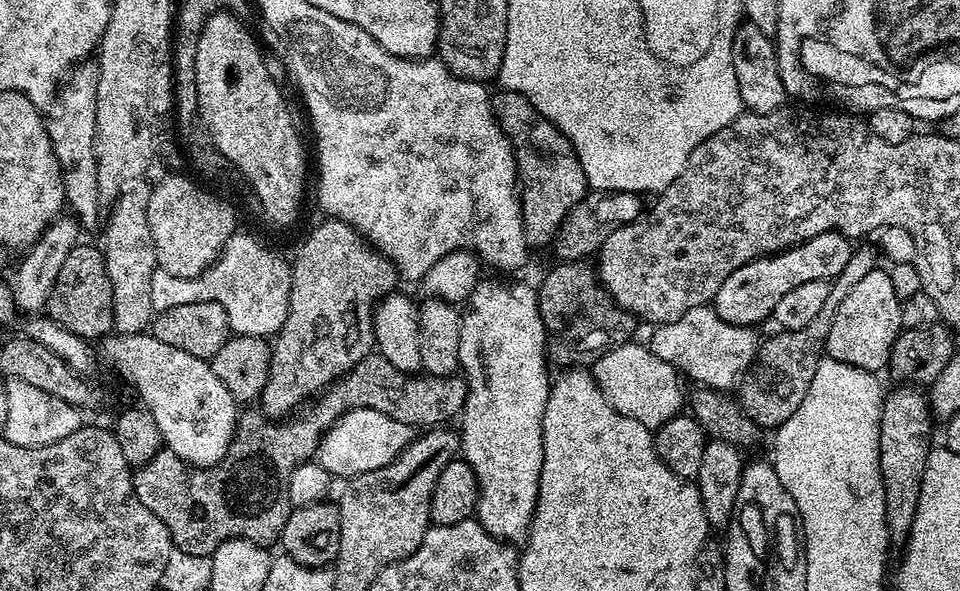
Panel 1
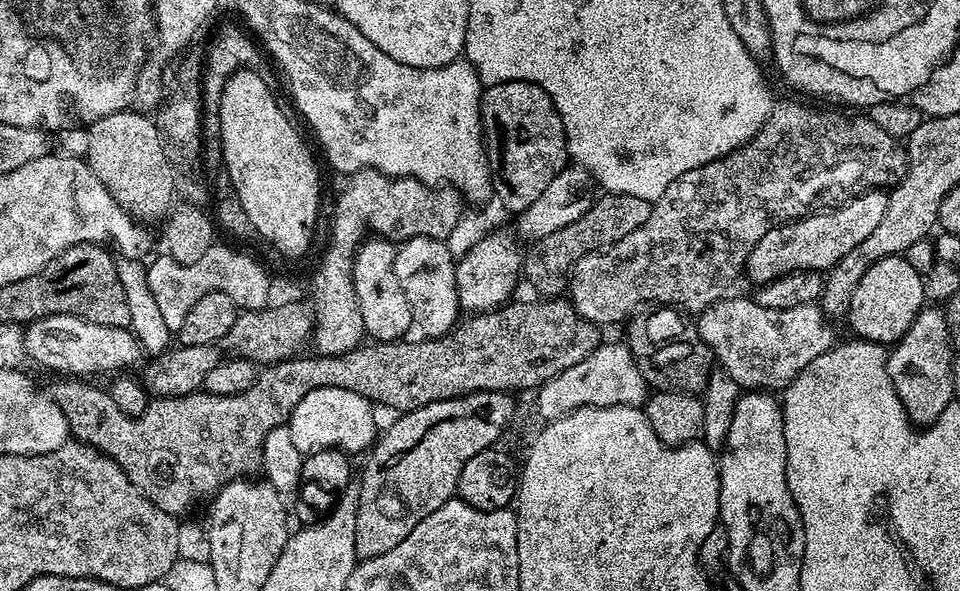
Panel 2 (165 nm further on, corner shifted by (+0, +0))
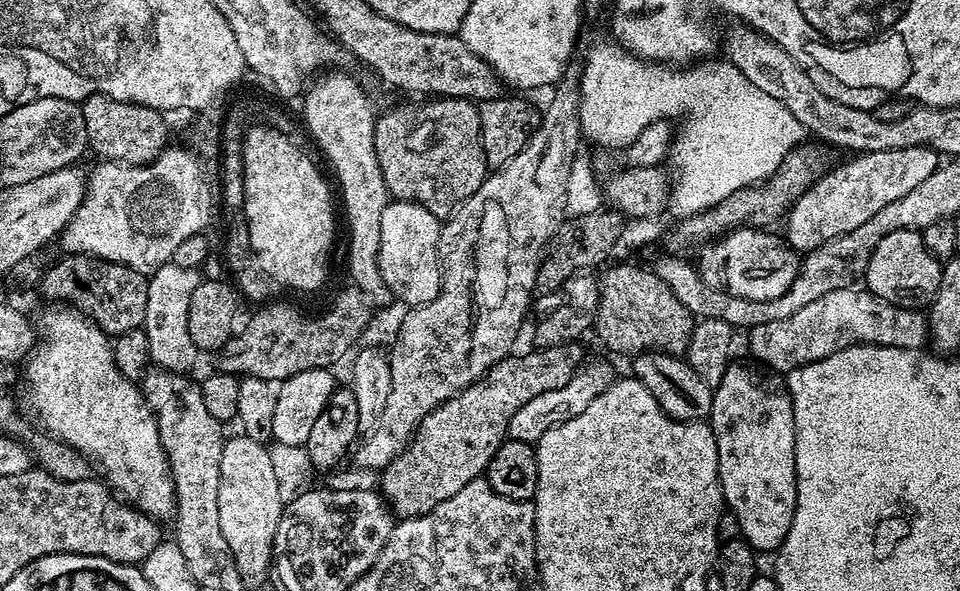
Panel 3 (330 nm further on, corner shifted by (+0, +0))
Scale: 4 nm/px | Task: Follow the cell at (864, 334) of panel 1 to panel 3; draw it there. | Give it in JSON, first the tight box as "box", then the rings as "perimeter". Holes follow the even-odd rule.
{"box":[862,226,941,309],"perimeter":[[[910,226],[906,230],[894,230],[894,234],[886,234],[886,238],[878,242],[874,254],[870,254],[870,262],[862,280],[867,291],[878,298],[903,308],[919,309],[938,294],[941,267],[941,261],[935,260],[930,250],[926,250],[923,235],[917,229],[915,232],[915,227]]]}

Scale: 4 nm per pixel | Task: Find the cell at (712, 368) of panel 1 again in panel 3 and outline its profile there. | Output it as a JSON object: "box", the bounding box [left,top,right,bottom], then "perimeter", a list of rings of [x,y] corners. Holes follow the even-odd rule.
{"box":[747,286,930,374],"perimeter":[[[860,286],[830,290],[830,294],[822,294],[822,298],[818,298],[818,302],[810,302],[809,305],[802,306],[802,310],[790,314],[790,318],[766,322],[766,326],[754,326],[747,336],[748,348],[752,351],[753,356],[751,359],[780,374],[790,373],[796,368],[801,368],[803,364],[818,362],[838,350],[846,350],[855,344],[923,349],[930,340],[928,318],[923,311],[891,304]]]}

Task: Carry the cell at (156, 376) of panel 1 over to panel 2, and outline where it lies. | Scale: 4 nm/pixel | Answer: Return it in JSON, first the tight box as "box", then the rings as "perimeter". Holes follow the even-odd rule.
{"box":[24,315,142,378],"perimeter":[[[48,315],[32,321],[24,330],[27,357],[62,376],[96,378],[99,372],[124,370],[142,356],[135,334],[128,328],[98,326],[76,315]],[[115,368],[120,368],[116,369]],[[88,375],[88,376],[87,376]]]}

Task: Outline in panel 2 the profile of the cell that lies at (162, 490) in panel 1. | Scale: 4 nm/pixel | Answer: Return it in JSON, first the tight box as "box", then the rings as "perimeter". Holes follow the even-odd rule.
{"box":[50,298,601,518],"perimeter":[[[536,298],[533,304],[520,304],[517,308],[512,308],[511,303],[501,304],[500,307],[491,309],[486,312],[469,317],[470,319],[464,326],[459,325],[443,338],[427,338],[422,342],[408,342],[401,338],[395,342],[368,342],[363,346],[350,350],[346,354],[338,354],[337,356],[322,356],[319,354],[311,354],[312,356],[301,355],[299,358],[291,360],[279,360],[276,364],[267,365],[257,375],[254,386],[250,386],[250,390],[242,390],[242,394],[234,394],[233,396],[219,396],[218,394],[210,394],[206,391],[191,392],[188,396],[165,396],[163,398],[152,398],[148,401],[148,409],[140,416],[127,416],[122,414],[122,410],[118,410],[118,402],[114,402],[111,391],[95,388],[95,383],[85,382],[80,378],[60,378],[53,388],[50,388],[50,395],[56,401],[56,405],[62,410],[62,414],[66,414],[66,422],[68,423],[69,433],[75,439],[78,439],[91,448],[96,448],[99,452],[106,452],[114,462],[118,462],[118,466],[122,466],[122,470],[130,478],[130,482],[134,482],[134,486],[138,486],[138,490],[142,490],[142,494],[146,498],[150,498],[150,502],[154,502],[162,510],[166,510],[170,515],[177,518],[183,517],[183,512],[188,512],[203,496],[212,498],[223,488],[225,484],[232,480],[251,477],[254,473],[261,471],[263,462],[263,444],[264,439],[270,434],[275,427],[283,425],[288,417],[292,415],[294,406],[298,406],[298,402],[302,402],[302,398],[306,398],[306,394],[310,394],[310,390],[318,390],[319,388],[341,388],[342,390],[354,390],[354,394],[362,394],[373,405],[380,406],[385,404],[388,408],[397,408],[397,413],[412,412],[415,408],[426,406],[430,402],[442,402],[449,400],[455,396],[468,396],[472,392],[508,392],[512,388],[532,388],[539,389],[550,378],[554,378],[558,374],[562,374],[562,370],[570,370],[570,366],[575,366],[578,362],[582,362],[582,358],[588,353],[596,349],[596,345],[601,343],[601,329],[597,325],[592,324],[588,320],[584,320],[574,310],[574,306],[564,298]],[[560,340],[564,340],[564,352],[560,352]],[[368,344],[368,345],[367,345]],[[304,356],[304,357],[303,357]],[[301,359],[301,360],[300,360]],[[88,383],[88,384],[83,384]]]}

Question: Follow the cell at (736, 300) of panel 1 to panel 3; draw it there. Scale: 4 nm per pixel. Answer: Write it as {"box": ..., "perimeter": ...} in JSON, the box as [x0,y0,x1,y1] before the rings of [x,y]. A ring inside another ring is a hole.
{"box":[786,148,938,254],"perimeter":[[[932,148],[866,152],[853,155],[848,159],[852,160],[838,165],[837,168],[830,169],[831,167],[829,167],[815,184],[808,187],[808,191],[799,196],[787,213],[786,239],[790,247],[795,248],[797,252],[801,254],[813,252],[816,247],[830,242],[836,236],[850,234],[850,230],[855,230],[857,226],[862,226],[862,222],[874,218],[874,214],[878,214],[878,210],[882,210],[882,206],[902,198],[902,194],[910,194],[910,190],[914,190],[914,186],[919,186],[924,179],[930,178],[930,174],[934,174],[934,170],[938,166],[938,153]]]}

